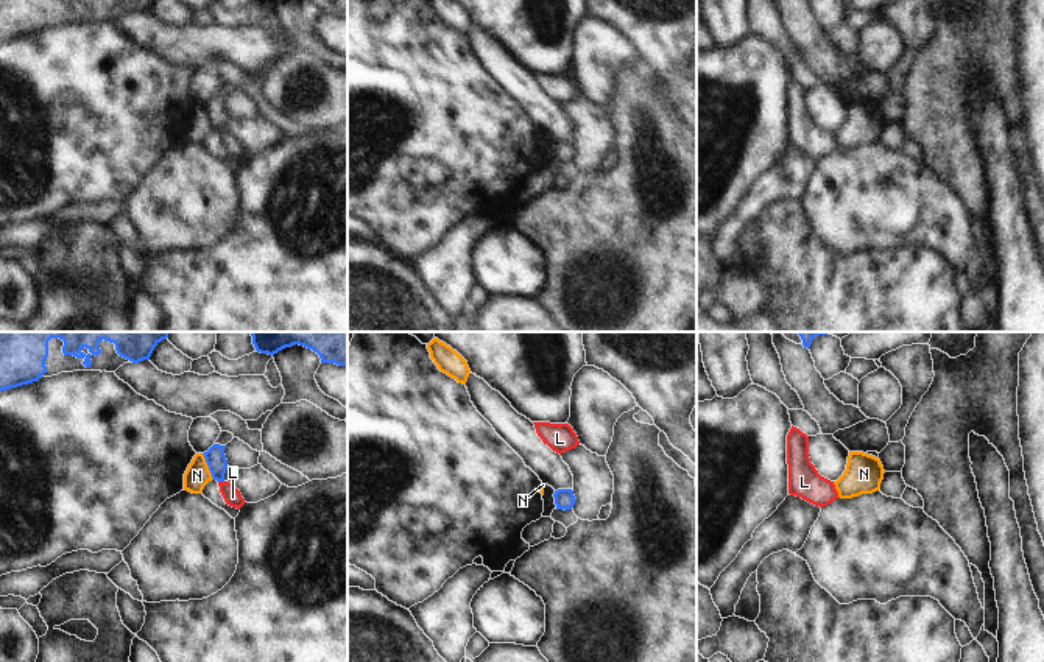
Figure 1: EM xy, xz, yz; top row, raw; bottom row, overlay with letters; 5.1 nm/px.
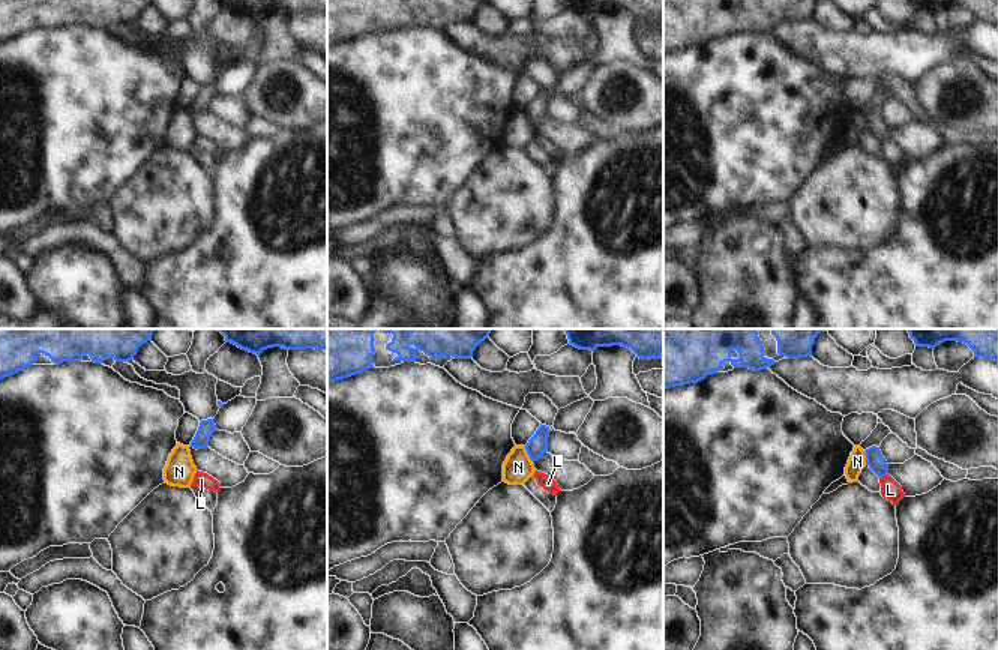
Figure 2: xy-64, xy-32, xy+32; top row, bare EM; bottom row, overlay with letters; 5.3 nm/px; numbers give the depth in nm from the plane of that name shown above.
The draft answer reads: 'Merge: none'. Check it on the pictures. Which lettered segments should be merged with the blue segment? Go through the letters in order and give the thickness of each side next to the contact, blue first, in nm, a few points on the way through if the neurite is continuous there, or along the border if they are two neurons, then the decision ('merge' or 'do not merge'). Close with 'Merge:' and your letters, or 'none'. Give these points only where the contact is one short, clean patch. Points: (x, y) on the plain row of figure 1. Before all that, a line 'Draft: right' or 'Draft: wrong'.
Draft: right
L: calibres 110 and 90 nm; do not merge
N: calibres 110 and 130 nm; border xy (201, 105), (214, 130); do not merge
Merge: none

